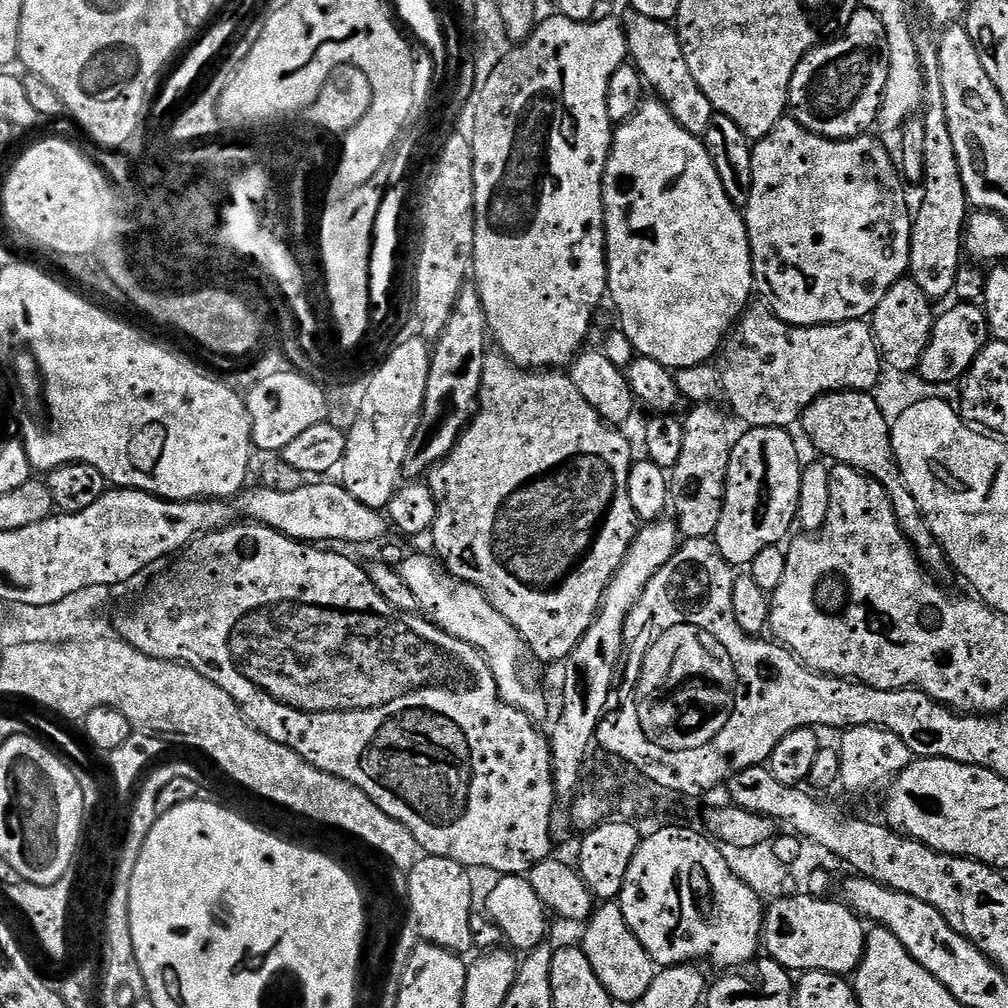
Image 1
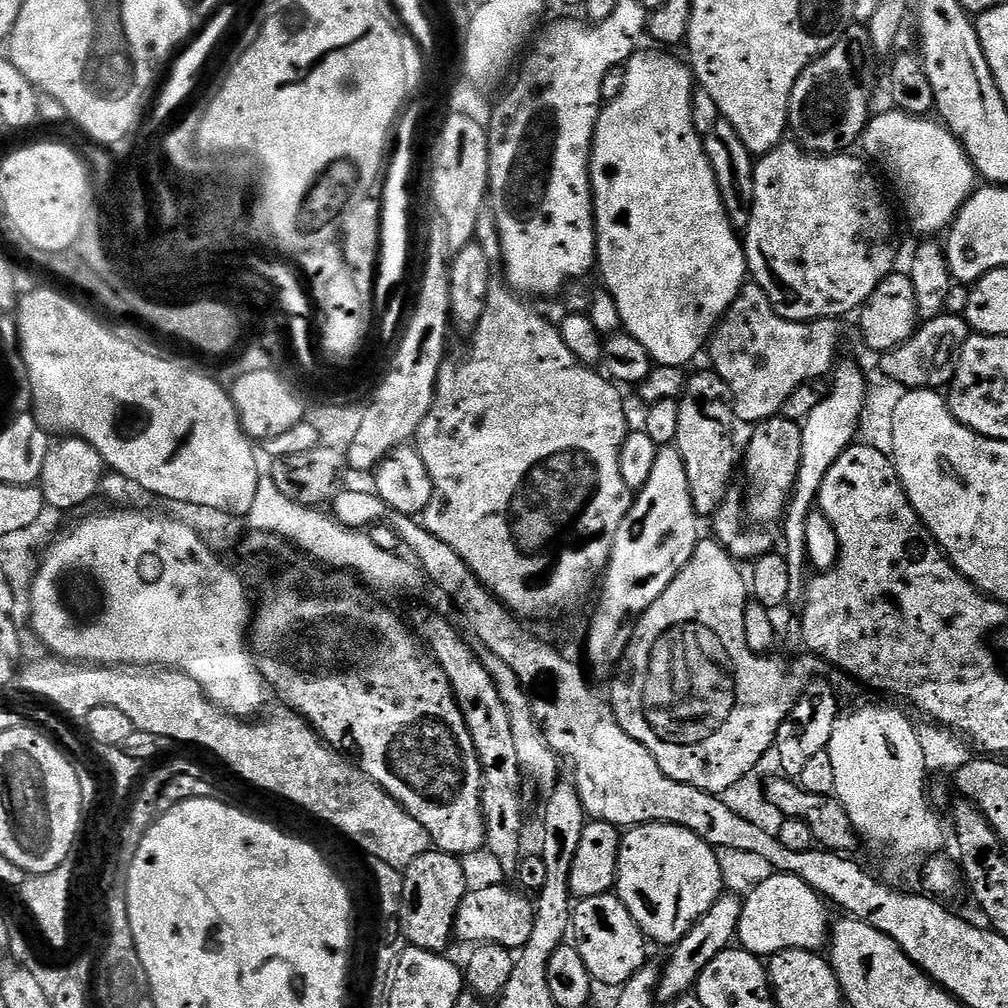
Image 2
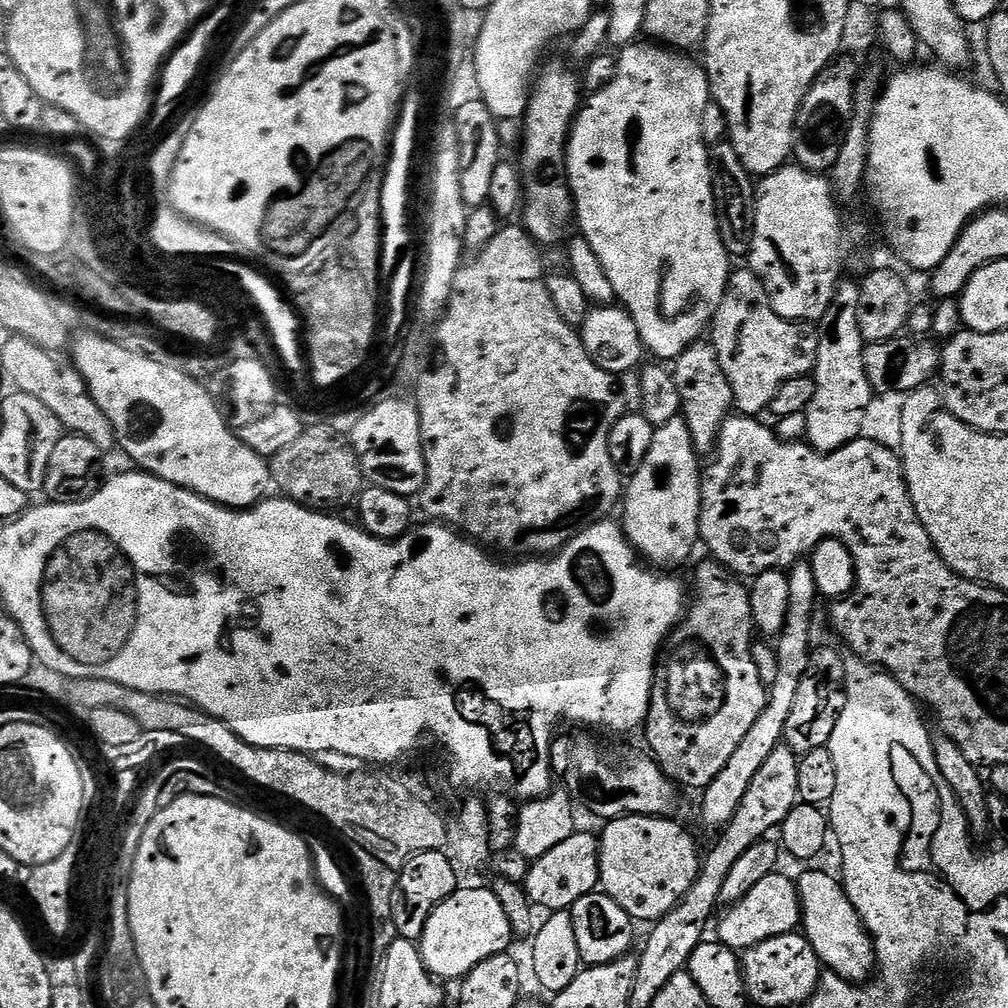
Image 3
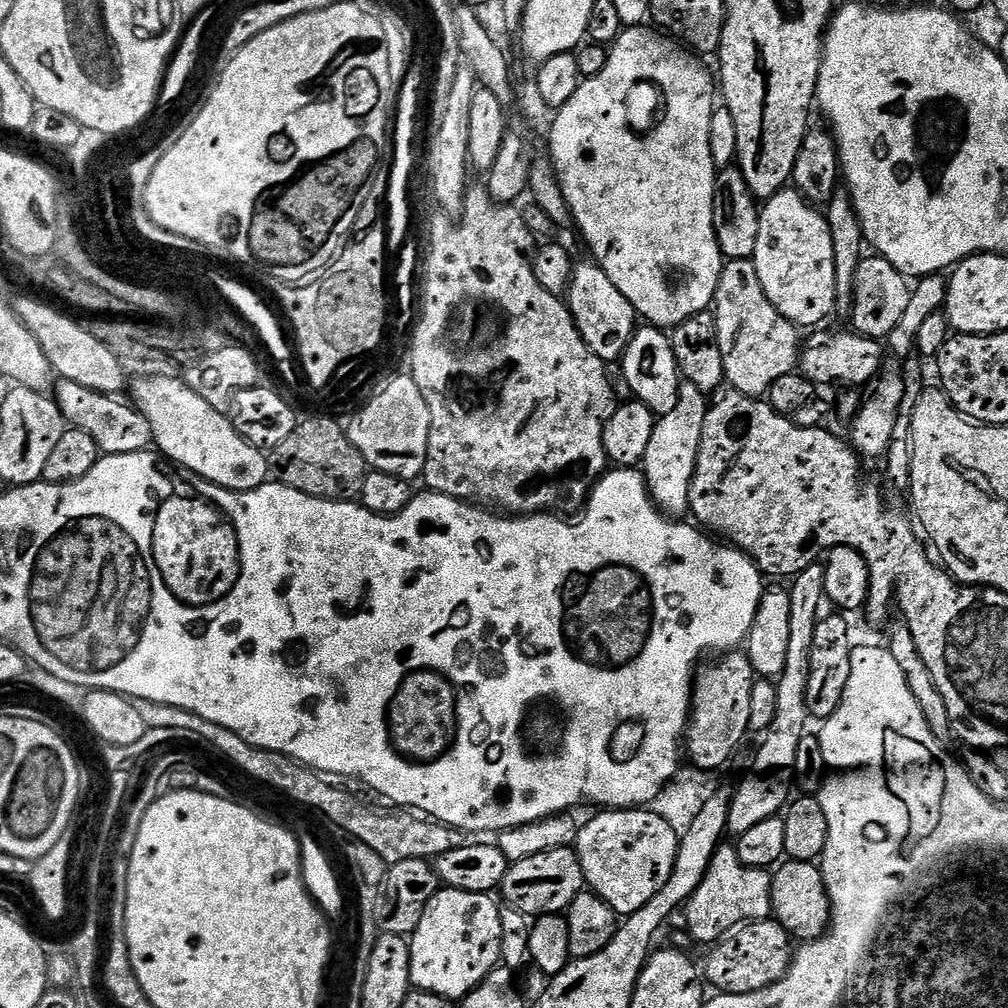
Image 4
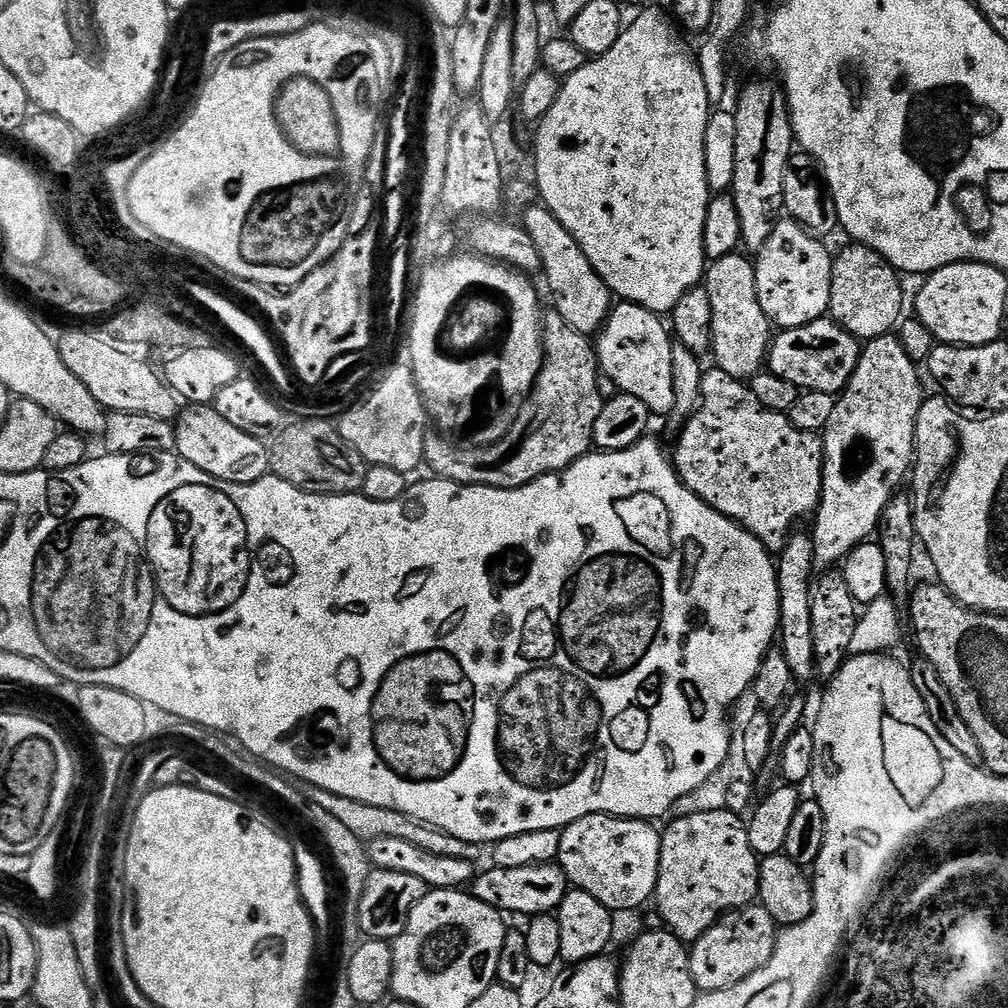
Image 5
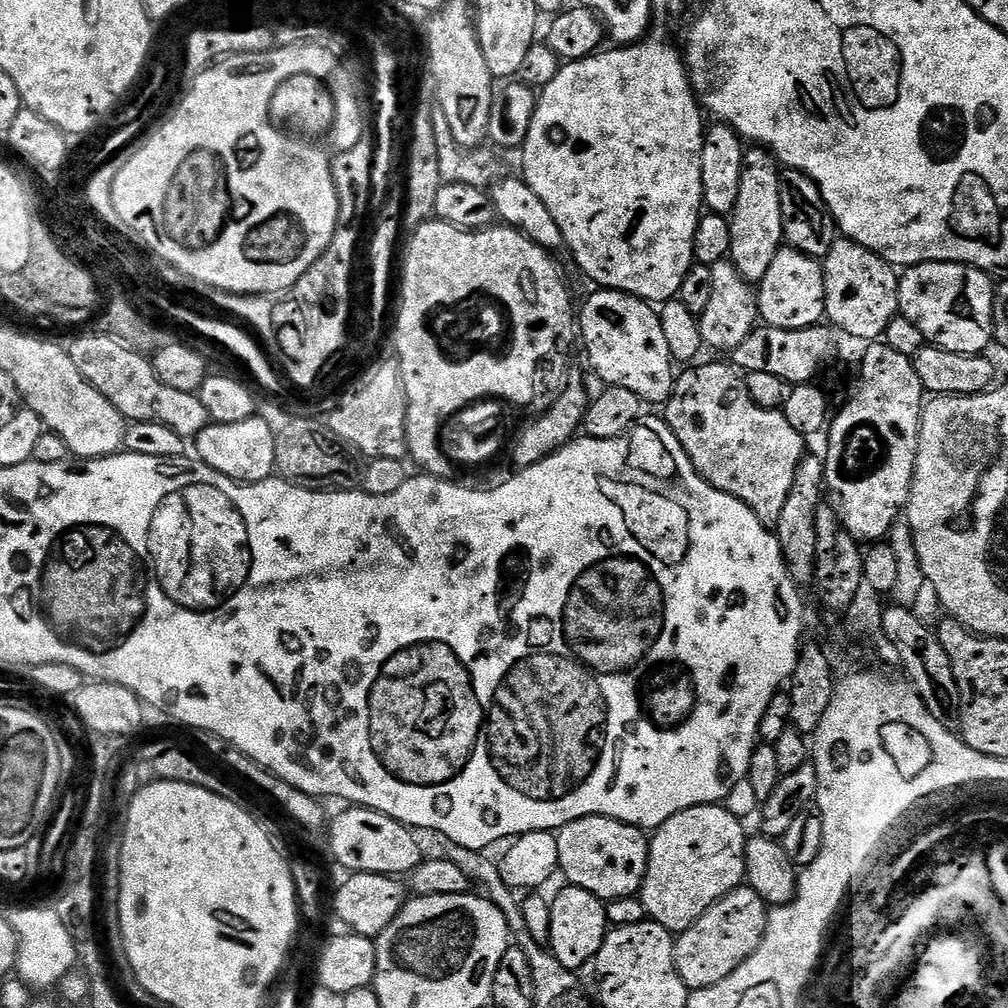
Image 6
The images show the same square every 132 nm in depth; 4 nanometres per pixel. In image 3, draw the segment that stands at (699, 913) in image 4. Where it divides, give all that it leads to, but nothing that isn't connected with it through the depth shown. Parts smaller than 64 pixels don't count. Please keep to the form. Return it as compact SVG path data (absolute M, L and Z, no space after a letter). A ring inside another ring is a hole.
M773 874L762 878L746 898L731 905L724 917L721 915L718 940L733 950L752 948L766 938L778 938L778 934L790 934L801 927L800 895L796 893L796 880L793 877Z

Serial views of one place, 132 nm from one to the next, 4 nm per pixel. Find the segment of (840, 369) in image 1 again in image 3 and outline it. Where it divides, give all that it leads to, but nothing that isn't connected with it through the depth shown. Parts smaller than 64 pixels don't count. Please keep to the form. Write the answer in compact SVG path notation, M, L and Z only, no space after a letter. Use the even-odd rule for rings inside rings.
M743 266L731 273L728 277L728 289L722 298L722 302L718 306L718 310L714 314L710 325L710 343L714 346L714 350L718 354L718 362L722 362L722 374L726 374L726 382L730 382L730 390L732 391L732 403L737 413L751 416L753 418L761 415L760 411L771 409L772 399L774 394L778 394L778 390L786 382L790 382L790 378L798 378L799 376L809 375L816 367L816 359L818 358L818 338L820 337L819 331L811 323L797 322L795 320L783 320L775 310L770 306L770 298L766 294L764 284L752 272L751 267Z

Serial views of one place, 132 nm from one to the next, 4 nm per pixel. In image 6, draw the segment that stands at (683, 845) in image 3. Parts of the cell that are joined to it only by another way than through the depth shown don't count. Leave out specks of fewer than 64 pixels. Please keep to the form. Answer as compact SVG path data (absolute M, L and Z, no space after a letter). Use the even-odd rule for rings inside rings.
M587 816L559 829L559 871L573 888L590 890L605 902L635 897L646 878L649 837L645 829L635 828L609 816Z

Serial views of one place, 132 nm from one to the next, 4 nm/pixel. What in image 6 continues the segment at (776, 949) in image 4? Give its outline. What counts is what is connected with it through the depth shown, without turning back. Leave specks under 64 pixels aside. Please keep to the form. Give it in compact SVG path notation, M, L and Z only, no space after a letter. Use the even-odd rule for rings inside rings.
M741 886L730 894L726 894L702 918L695 920L690 926L690 930L679 933L676 936L676 969L686 987L689 990L695 990L714 986L725 980L730 974L734 974L734 970L738 970L738 966L742 966L742 962L746 962L746 958L750 958L750 954L754 954L754 950L758 950L758 946L766 934L769 911L769 905L765 904L764 899L756 891L747 886Z

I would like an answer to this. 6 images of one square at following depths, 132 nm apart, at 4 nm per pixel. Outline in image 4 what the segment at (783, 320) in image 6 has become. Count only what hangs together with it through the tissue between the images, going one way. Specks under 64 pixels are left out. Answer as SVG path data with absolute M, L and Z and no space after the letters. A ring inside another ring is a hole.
M785 187L763 201L758 222L758 243L752 261L762 282L765 298L792 324L812 330L836 307L834 278L834 242L830 242L830 226L825 213L796 191Z

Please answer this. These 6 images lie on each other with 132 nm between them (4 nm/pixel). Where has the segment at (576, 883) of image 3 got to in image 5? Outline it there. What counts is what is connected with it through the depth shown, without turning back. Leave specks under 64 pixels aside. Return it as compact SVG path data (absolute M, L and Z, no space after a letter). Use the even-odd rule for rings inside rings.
M559 863L531 864L517 868L497 868L488 866L472 880L471 895L476 896L486 906L499 910L501 913L517 912L523 918L552 914L559 909L562 898L570 891L568 875L561 870Z

